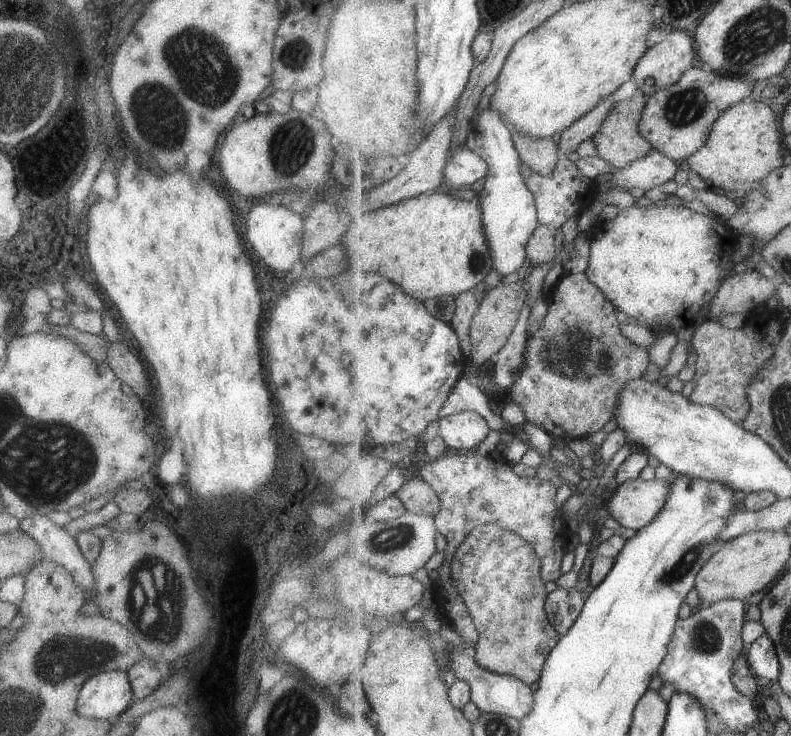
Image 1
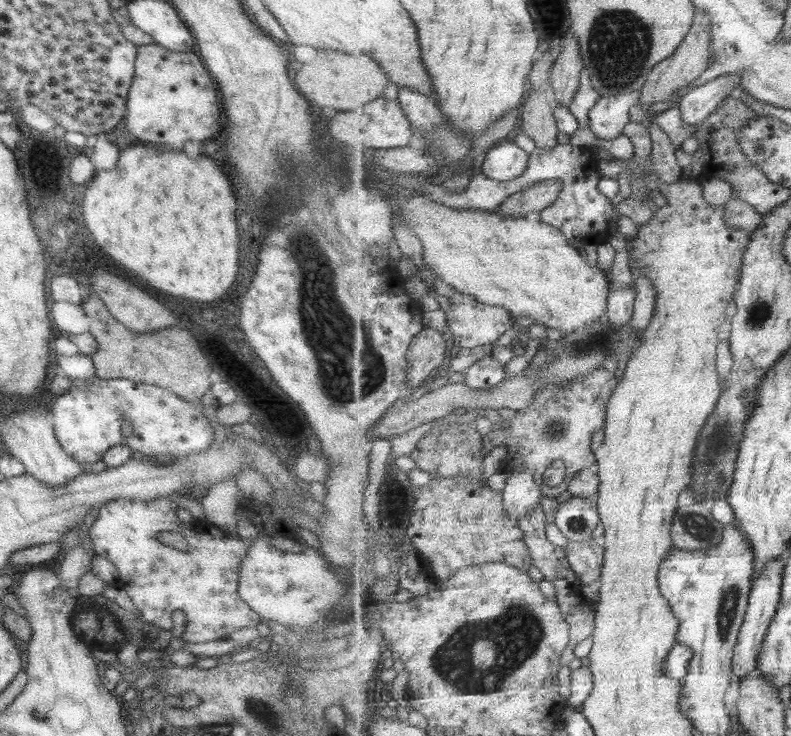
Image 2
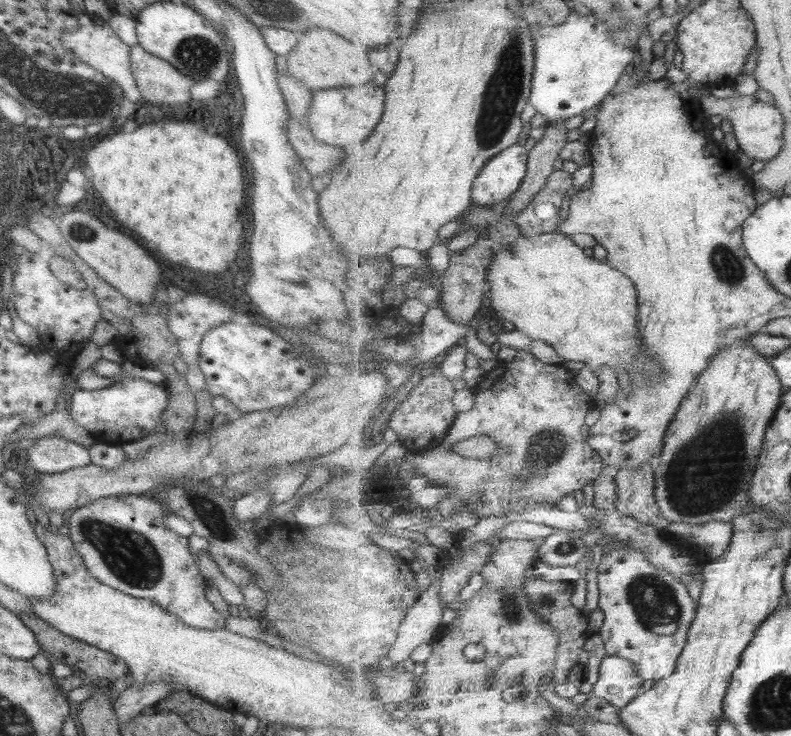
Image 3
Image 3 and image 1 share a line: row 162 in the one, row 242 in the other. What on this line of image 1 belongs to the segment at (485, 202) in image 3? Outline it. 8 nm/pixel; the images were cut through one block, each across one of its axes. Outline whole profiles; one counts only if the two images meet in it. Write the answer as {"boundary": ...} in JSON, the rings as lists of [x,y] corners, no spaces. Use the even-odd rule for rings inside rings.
{"boundary":[[[489,106],[476,117],[473,116],[471,122],[476,126],[479,138],[473,132],[467,140],[467,146],[480,154],[490,166],[479,200],[484,231],[494,260],[493,269],[502,276],[509,276],[525,264],[529,239],[540,225],[536,196],[529,190],[526,178],[521,174],[523,162],[514,142],[513,130],[500,112]]]}

